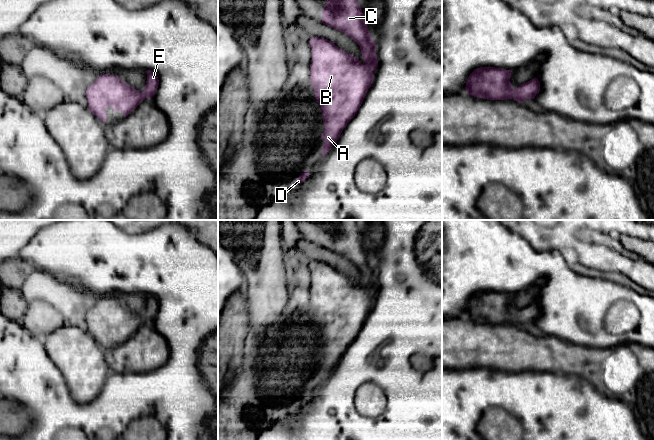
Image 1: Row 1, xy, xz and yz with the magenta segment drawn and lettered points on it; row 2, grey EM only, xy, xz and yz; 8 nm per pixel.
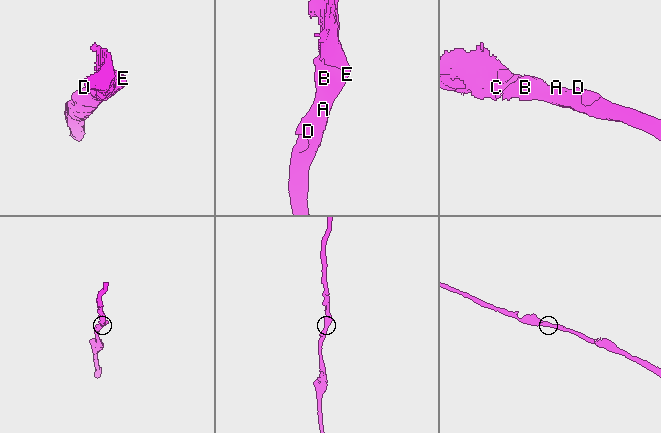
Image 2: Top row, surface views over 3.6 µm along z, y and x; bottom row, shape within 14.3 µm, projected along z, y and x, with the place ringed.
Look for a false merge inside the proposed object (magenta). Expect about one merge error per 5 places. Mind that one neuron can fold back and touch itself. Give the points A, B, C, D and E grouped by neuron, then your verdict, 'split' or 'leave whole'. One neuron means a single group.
A B C D E; leave whole

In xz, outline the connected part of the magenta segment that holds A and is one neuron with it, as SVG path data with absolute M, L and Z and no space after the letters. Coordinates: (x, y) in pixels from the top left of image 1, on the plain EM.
M328 220L321 247L353 263L360 270L365 286L363 289L357 281L327 263L310 262L310 306L325 349L322 382L360 332L374 304L378 284L376 269L356 220Z

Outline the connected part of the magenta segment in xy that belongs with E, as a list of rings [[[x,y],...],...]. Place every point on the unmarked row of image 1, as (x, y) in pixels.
[[[151,294],[146,298],[147,305],[142,317],[110,297],[100,299],[86,314],[88,333],[105,347],[107,331],[112,331],[113,335],[123,335],[125,342],[145,322],[151,323],[156,317],[159,309],[157,298]]]

